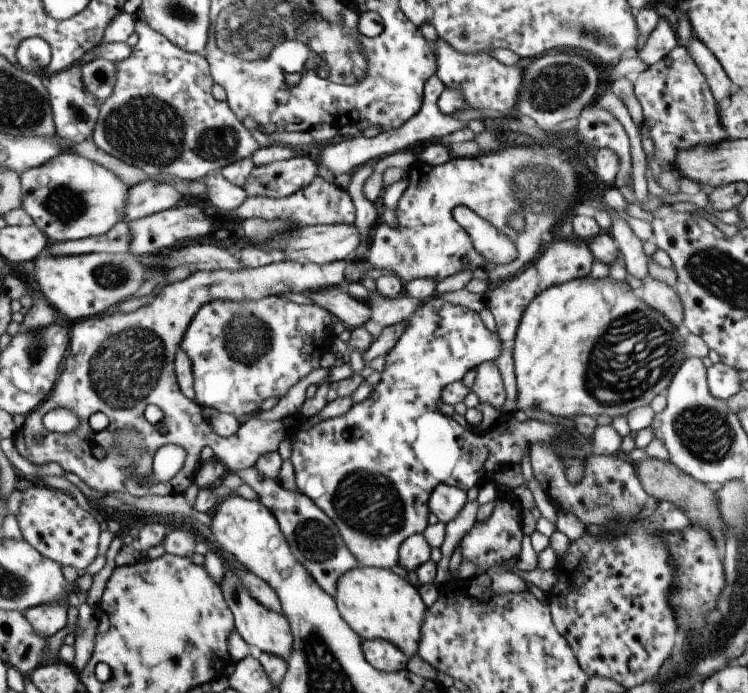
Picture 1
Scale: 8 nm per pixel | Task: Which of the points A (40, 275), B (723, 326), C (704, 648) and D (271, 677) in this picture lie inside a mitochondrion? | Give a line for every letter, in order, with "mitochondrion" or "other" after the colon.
A: other
B: other
C: mitochondrion
D: other

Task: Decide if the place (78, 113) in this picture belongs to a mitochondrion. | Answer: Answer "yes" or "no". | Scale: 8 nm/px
yes

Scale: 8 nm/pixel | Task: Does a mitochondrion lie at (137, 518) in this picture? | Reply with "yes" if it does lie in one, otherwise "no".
no

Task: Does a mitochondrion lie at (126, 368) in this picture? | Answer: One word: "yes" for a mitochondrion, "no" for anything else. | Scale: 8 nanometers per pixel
yes

